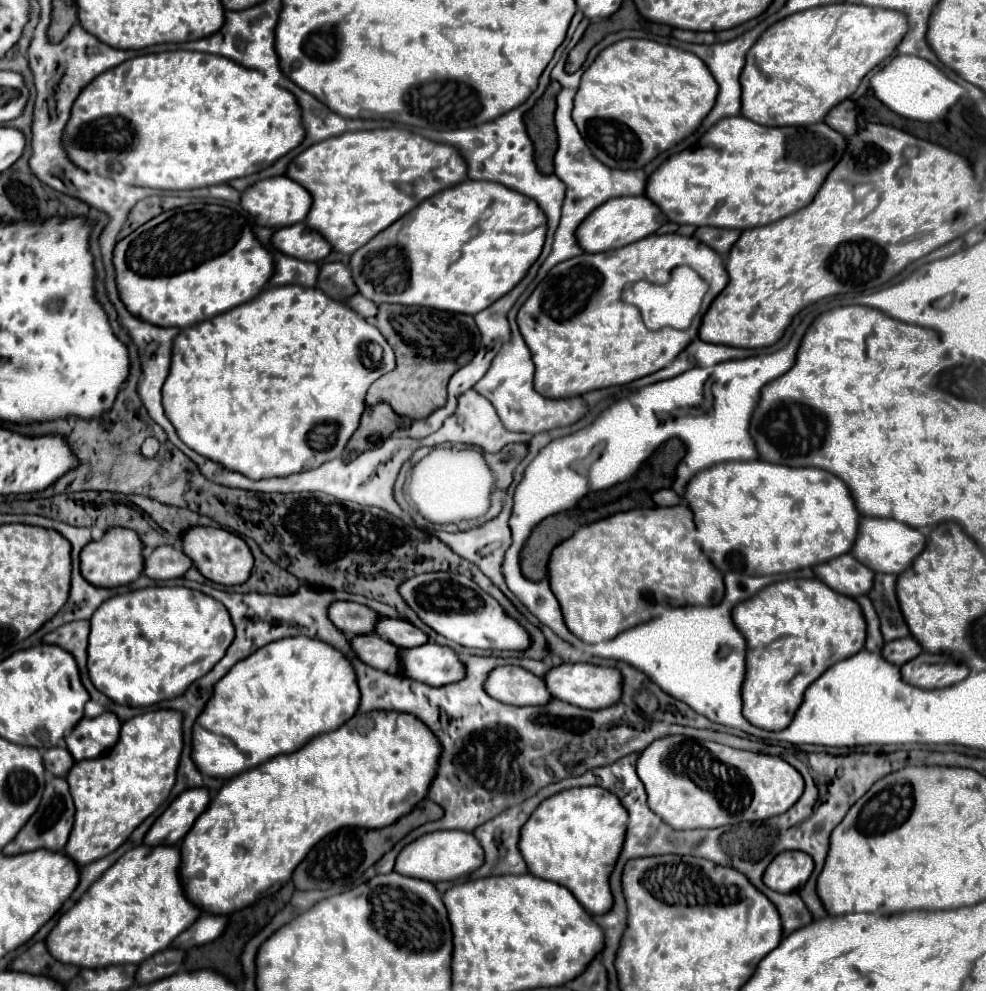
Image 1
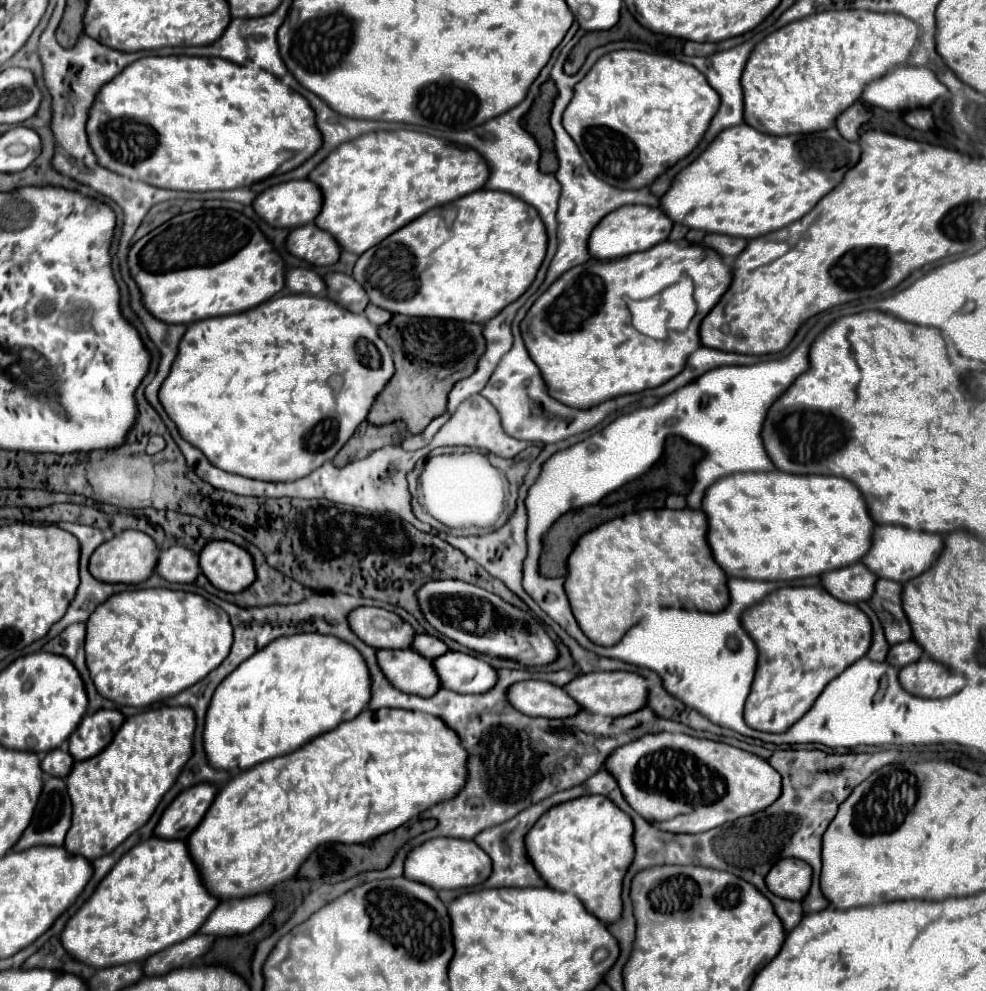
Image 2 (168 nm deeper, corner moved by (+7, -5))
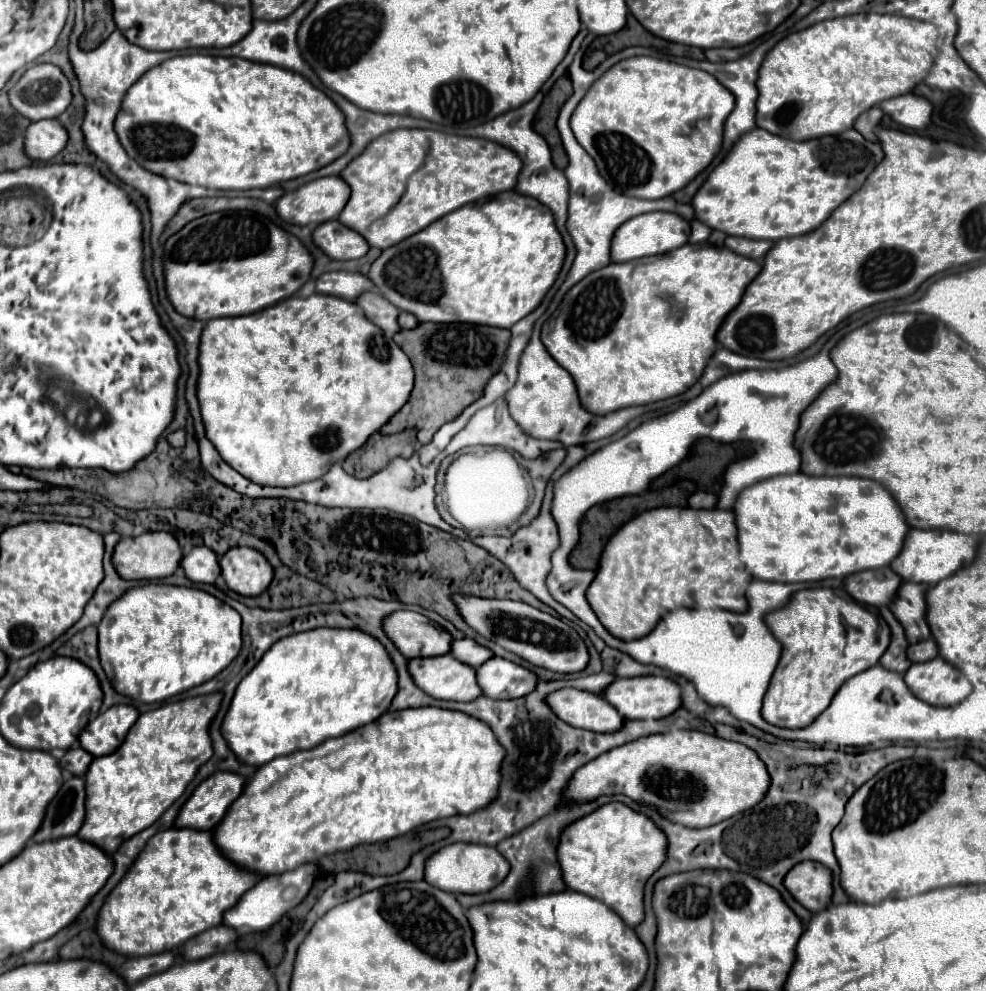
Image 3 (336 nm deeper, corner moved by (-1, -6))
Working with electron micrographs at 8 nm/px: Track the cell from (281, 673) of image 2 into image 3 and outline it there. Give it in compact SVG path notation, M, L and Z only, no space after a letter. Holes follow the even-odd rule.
M317 628L317 630L309 630L309 632L299 632L299 634L293 634L289 638L281 638L281 642L275 642L261 658L261 662L257 662L257 666L239 682L235 694L233 694L233 700L229 704L229 710L223 718L223 724L221 724L221 734L227 742L227 746L233 750L233 754L237 756L239 762L245 762L245 756L247 756L247 764L249 766L263 766L267 762L271 762L273 758L277 756L285 756L285 754L291 754L291 752L297 752L297 750L309 750L309 748L315 748L317 744L325 742L327 738L335 738L339 734L347 734L363 724L369 724L373 720L377 720L383 712L387 712L389 708L389 702L393 700L393 694L397 692L397 672L395 672L395 666L389 658L389 654L385 652L385 648L375 640L375 638L369 638L369 634L361 634L359 630L337 630L337 628Z

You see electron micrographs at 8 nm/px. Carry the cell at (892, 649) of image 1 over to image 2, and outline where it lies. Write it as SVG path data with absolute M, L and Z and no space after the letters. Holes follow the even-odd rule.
M903 641L901 645L893 645L887 655L887 663L901 669L909 663L915 663L923 655L923 647L917 641Z

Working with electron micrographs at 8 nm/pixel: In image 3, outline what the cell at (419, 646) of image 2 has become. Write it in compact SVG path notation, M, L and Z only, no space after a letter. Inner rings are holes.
M463 638L463 640L455 640L451 642L451 656L457 658L459 662L465 662L467 666L481 666L481 662L485 662L485 658L491 658L491 650L479 646L475 640Z

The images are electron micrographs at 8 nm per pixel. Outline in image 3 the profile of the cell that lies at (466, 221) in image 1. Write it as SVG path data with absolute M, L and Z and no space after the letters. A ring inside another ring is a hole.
M513 194L513 198L505 202L501 196L495 196L491 200L465 204L445 214L425 230L383 250L371 264L367 278L383 298L399 310L413 314L419 322L462 322L510 329L541 302L545 292L555 282L563 258L565 244L551 210L531 196L519 198Z

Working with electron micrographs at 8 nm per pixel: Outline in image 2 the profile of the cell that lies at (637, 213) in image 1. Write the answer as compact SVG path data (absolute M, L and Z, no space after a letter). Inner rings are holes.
M627 205L611 211L601 219L601 223L593 229L589 237L589 251L595 259L617 259L629 253L645 251L661 241L665 241L671 233L673 221L657 207L645 207L645 205Z

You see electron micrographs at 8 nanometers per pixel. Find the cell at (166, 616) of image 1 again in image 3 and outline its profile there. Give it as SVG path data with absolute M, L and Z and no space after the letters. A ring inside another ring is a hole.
M147 584L127 590L99 622L99 658L115 692L145 704L163 702L217 676L241 650L241 616L219 598L185 586Z

